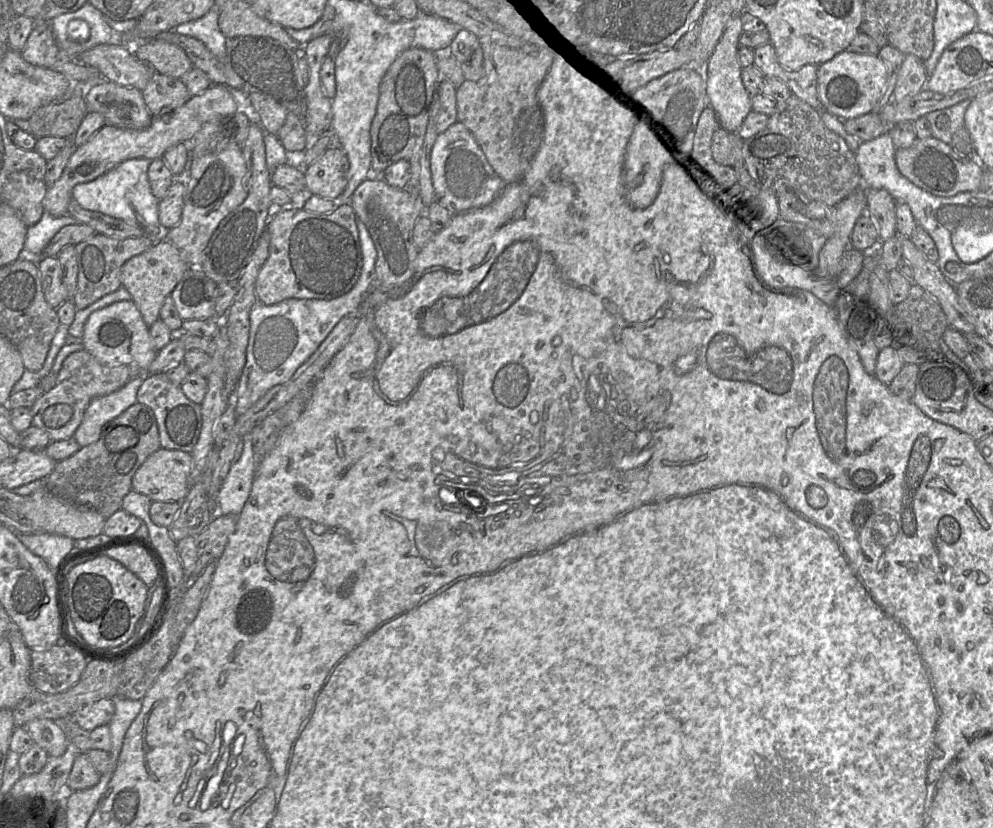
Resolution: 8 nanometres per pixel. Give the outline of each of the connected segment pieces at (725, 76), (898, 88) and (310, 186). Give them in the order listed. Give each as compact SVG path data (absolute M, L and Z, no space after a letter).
M741 15L735 16L728 23L722 37L707 63L708 103L715 111L719 124L729 132L737 132L751 107L751 96L742 82L742 67L738 59L739 37L743 32Z
M906 54L889 103L899 103L915 96L924 89L926 82L927 72L924 60L913 54Z
M328 149L313 164L304 168L307 193L325 199L336 199L347 186L349 168L349 160L343 149Z

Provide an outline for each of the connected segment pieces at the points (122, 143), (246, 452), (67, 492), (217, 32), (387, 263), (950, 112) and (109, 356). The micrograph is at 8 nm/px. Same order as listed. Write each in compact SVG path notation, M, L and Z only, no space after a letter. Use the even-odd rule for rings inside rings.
M212 84L204 92L191 96L184 105L171 113L153 117L151 124L145 129L124 129L105 125L85 144L74 149L60 178L47 188L42 202L44 211L55 217L68 216L68 204L76 185L93 181L126 160L162 158L169 148L179 143L190 142L211 118L230 115L237 110L238 105L231 90L225 85Z
M242 436L243 450L240 458L234 462L225 477L217 495L218 514L238 516L251 491L256 460L251 436Z
M136 402L106 423L96 442L81 447L72 456L56 462L53 471L44 479L44 484L61 499L80 508L92 508L108 518L121 509L123 498L132 491L132 478L138 468L160 447L158 425L153 411ZM117 426L132 427L138 435L138 442L122 452L113 453L106 448L104 440Z
M213 6L202 17L179 24L174 30L176 33L191 36L203 42L210 52L217 58L226 53L226 37L218 26L219 10Z
M370 175L353 192L349 204L356 217L366 226L375 246L375 281L373 288L396 289L406 284L412 277L419 249L414 245L412 231L417 219L424 213L420 199L415 199L403 189L393 188L383 178Z
M966 99L948 108L926 114L925 117L931 125L932 137L950 144L953 134L965 127L965 112L971 101Z
M133 300L117 301L94 311L89 316L84 326L81 343L83 349L102 364L118 366L136 363L144 372L147 372L158 353L148 328Z

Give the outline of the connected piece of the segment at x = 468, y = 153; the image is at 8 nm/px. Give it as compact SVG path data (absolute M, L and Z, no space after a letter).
M459 121L437 136L432 147L430 169L436 202L451 216L489 205L507 184L495 173L472 134Z

